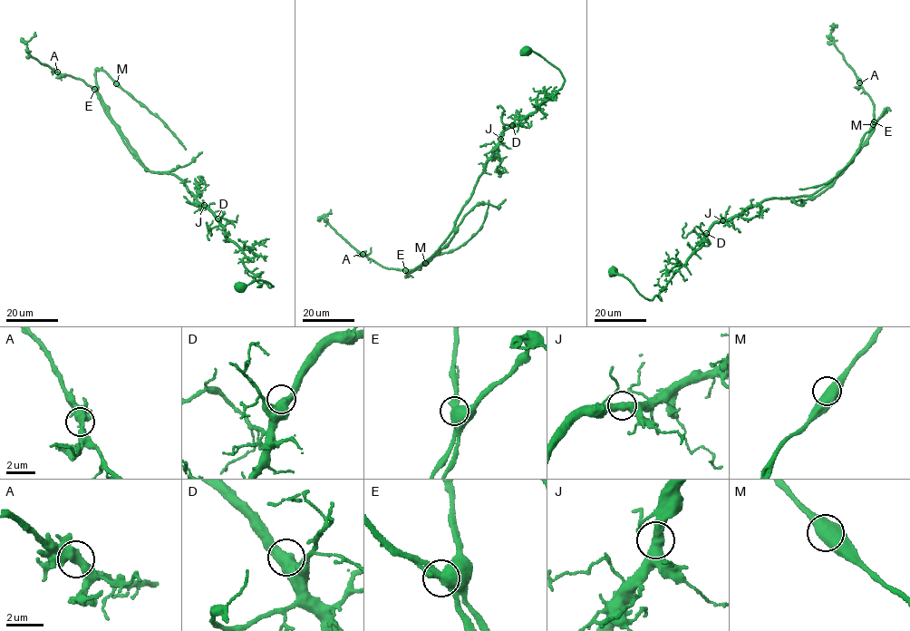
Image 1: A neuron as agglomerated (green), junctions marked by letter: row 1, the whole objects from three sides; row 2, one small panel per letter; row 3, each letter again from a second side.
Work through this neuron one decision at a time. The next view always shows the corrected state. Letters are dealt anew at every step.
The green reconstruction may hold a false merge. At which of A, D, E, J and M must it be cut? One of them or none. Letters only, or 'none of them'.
E

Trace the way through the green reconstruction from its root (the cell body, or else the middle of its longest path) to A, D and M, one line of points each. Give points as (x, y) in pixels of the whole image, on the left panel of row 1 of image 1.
A: (240, 286), (273, 286), (259, 285), (182, 180), (136, 159), (95, 91), (57, 72)
D: (240, 286), (258, 279), (273, 286), (259, 285), (244, 266), (244, 254), (227, 237), (217, 218)
M: (240, 286), (273, 286), (259, 285), (182, 180), (135, 158), (98, 92), (96, 71), (116, 83)

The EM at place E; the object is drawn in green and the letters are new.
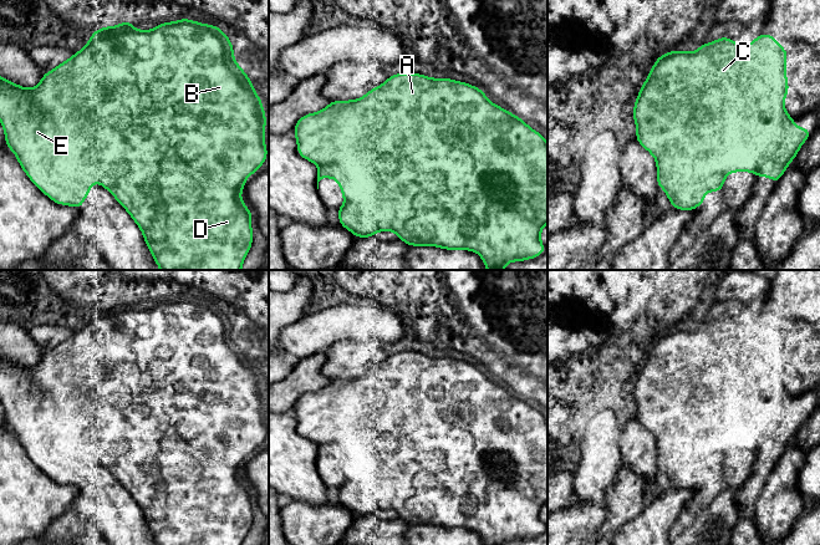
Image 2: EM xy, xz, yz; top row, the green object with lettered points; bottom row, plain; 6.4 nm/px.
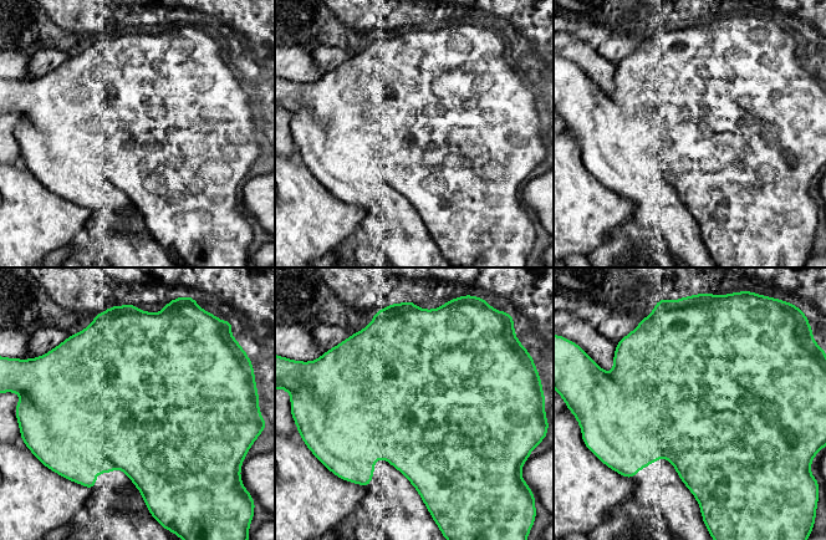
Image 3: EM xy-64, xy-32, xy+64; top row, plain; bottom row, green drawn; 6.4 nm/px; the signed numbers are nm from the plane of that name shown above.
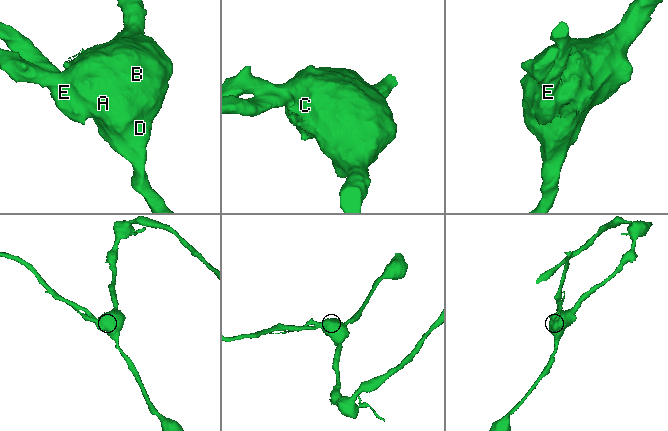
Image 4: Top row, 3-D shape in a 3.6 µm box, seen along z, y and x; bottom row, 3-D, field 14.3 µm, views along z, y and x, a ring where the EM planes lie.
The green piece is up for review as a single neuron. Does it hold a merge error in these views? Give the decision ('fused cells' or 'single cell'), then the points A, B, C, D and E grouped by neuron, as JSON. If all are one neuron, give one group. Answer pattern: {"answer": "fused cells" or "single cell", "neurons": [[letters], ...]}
{"answer": "fused cells", "neurons": [["A", "B", "C", "D"], ["E"]]}

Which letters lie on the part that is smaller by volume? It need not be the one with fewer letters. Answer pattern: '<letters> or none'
E

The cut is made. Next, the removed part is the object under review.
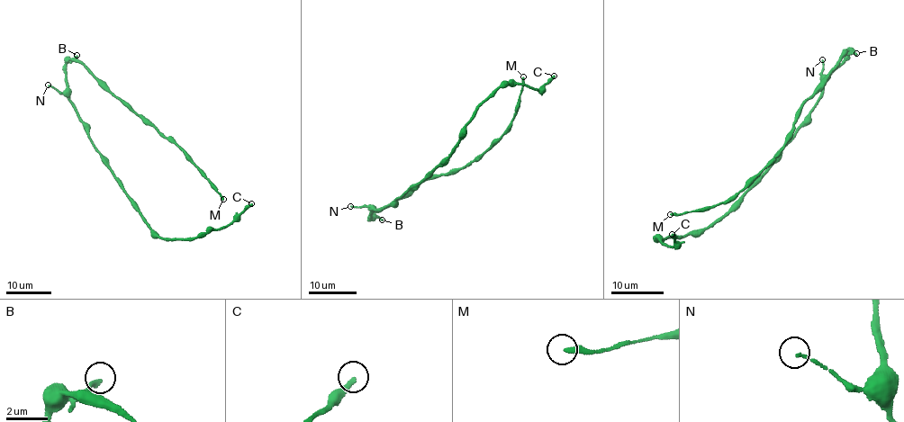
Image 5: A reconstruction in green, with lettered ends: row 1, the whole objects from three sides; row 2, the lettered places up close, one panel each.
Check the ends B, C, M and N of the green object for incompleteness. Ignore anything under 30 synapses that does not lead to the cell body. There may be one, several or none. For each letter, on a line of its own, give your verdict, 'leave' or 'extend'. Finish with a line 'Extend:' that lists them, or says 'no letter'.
B: leave
C: extend
M: leave
N: leave
Extend: C

